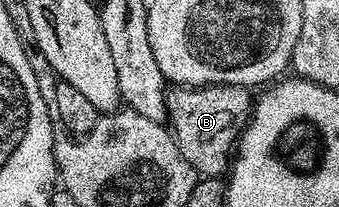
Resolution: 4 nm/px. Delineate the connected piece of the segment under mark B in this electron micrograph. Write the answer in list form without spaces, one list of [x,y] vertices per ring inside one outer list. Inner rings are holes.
[[[205,84],[202,88],[173,86],[165,94],[165,115],[168,127],[173,134],[173,141],[179,146],[179,154],[187,158],[194,172],[201,178],[221,178],[230,171],[231,157],[234,155],[237,142],[244,132],[255,103],[249,97],[250,89],[240,84]]]

